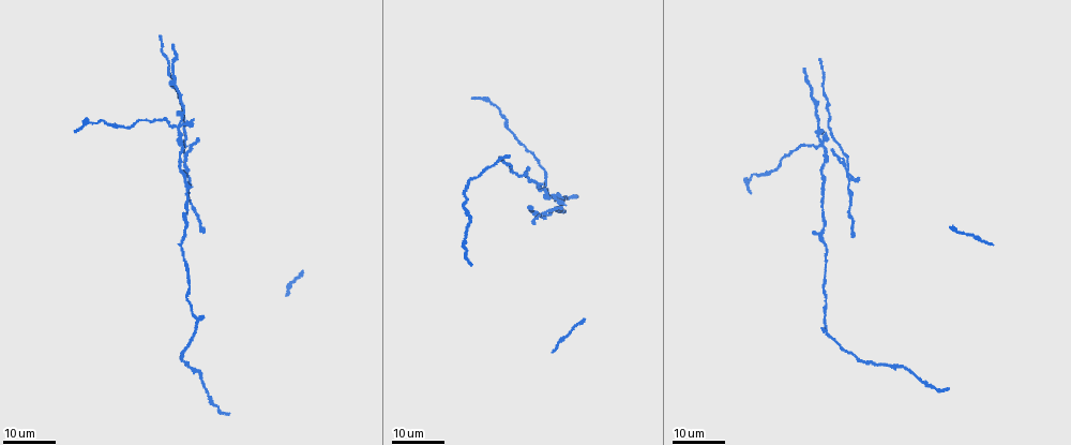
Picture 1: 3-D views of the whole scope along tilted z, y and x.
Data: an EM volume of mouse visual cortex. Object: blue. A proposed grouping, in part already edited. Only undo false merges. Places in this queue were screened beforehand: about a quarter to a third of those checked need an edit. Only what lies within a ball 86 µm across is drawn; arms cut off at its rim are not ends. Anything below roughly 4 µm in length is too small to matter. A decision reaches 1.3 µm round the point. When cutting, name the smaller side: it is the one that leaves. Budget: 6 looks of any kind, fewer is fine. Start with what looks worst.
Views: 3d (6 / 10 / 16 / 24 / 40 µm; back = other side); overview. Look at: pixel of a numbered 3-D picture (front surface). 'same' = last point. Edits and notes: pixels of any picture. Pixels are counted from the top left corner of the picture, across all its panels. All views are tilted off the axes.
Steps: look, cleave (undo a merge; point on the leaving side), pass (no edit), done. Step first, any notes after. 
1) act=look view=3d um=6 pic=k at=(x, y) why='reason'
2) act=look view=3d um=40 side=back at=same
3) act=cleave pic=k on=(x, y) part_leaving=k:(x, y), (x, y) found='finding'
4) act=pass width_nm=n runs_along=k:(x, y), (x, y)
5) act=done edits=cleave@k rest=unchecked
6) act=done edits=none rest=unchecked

act=look view=3d um=24 pic=1 at=(846, 171)

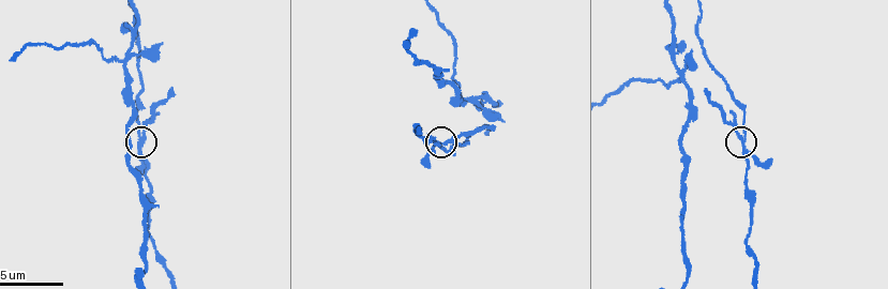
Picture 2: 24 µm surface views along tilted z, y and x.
act=look view=3d um=6 pic=2 at=(739, 139) why='zoom in'

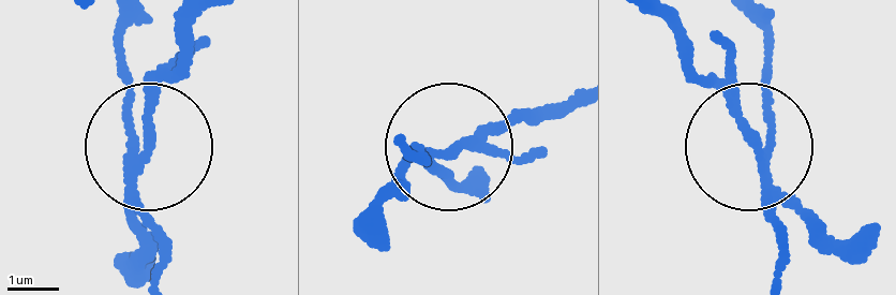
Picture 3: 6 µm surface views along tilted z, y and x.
act=cleave pic=3 on=(401, 193) arms=3 part_leaving=3:(762, 175), (736, 111), (669, 24) found='two neurons meet here'

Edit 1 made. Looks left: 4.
act=look view=overview

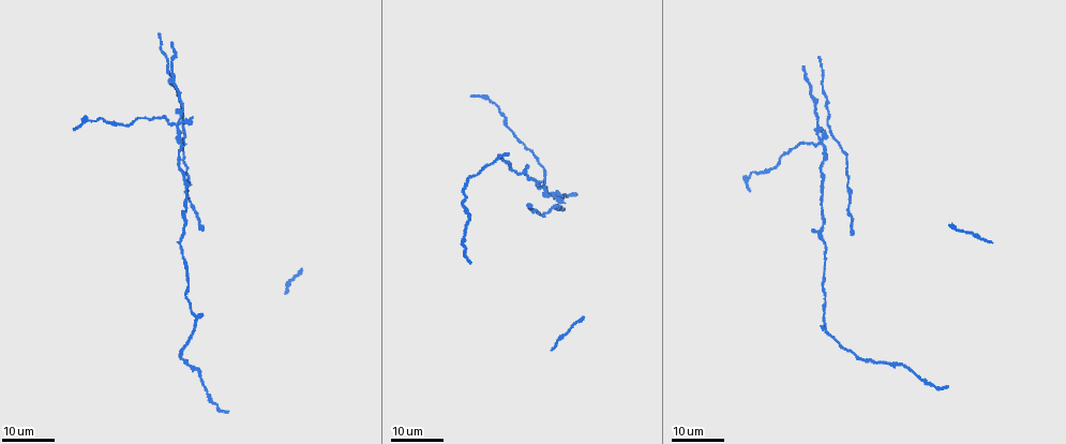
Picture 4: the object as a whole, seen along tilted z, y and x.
act=look view=3d um=24 pic=4 at=(821, 144) why='small branch off a trunk'

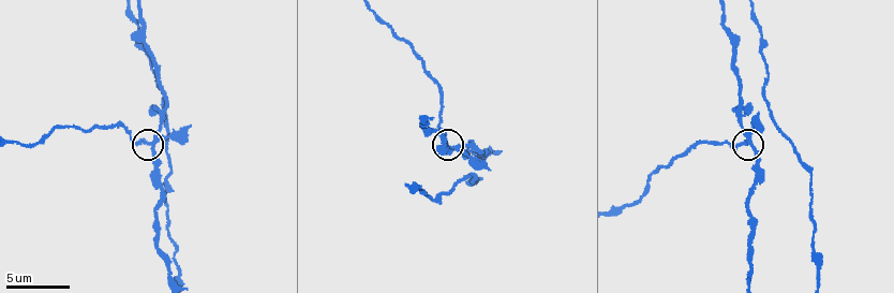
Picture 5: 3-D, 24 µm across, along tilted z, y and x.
act=look view=3d um=10 pic=5 at=(451, 146) why='closer look'

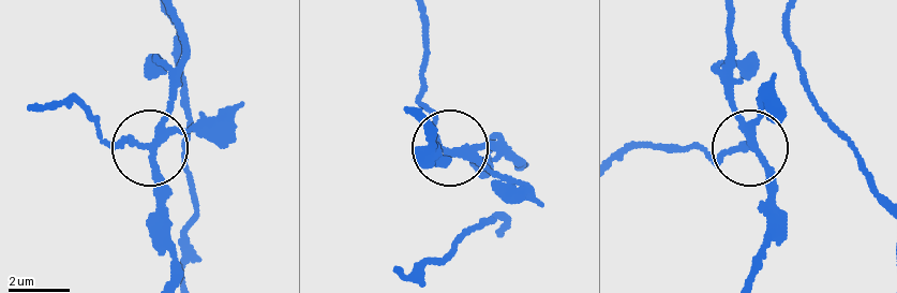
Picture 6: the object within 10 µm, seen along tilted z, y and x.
act=cleave pic=6 on=(123, 144) width_nm=200 part_leaving=6:(158, 138), (135, 144), (99, 130), (86, 107), (49, 104) found='two neurons meet here'

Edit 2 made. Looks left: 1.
act=look view=3d um=10 pic=2 at=(410, 50) why='side arm on a straight run'

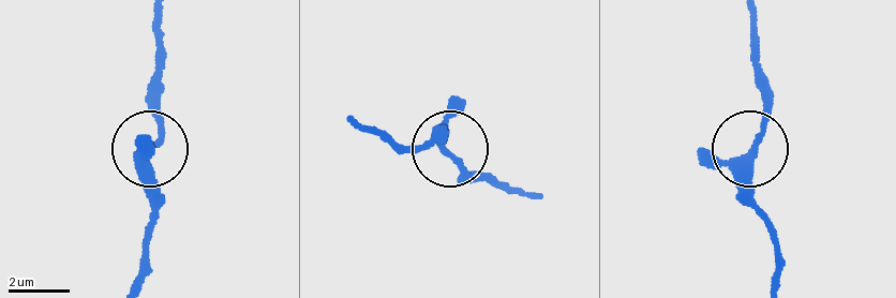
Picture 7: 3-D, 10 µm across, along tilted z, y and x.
act=pass width_nm=260 runs_along=7:(753, 21), (761, 124), (749, 158), (749, 195), (761, 221) found='all the same neuron'

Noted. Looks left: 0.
act=done edits=cleave@3,cleave@6 rest=unchecked

